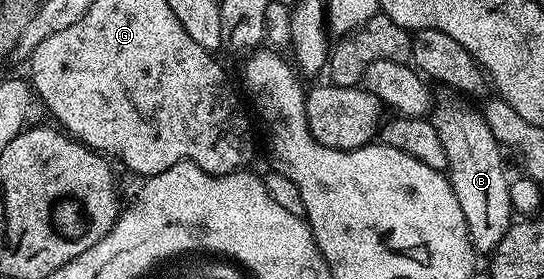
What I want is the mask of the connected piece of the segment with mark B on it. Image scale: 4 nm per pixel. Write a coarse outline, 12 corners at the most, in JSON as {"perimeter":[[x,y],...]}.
{"perimeter":[[482,112],[429,120],[471,246],[490,255],[513,223],[504,150]]}

